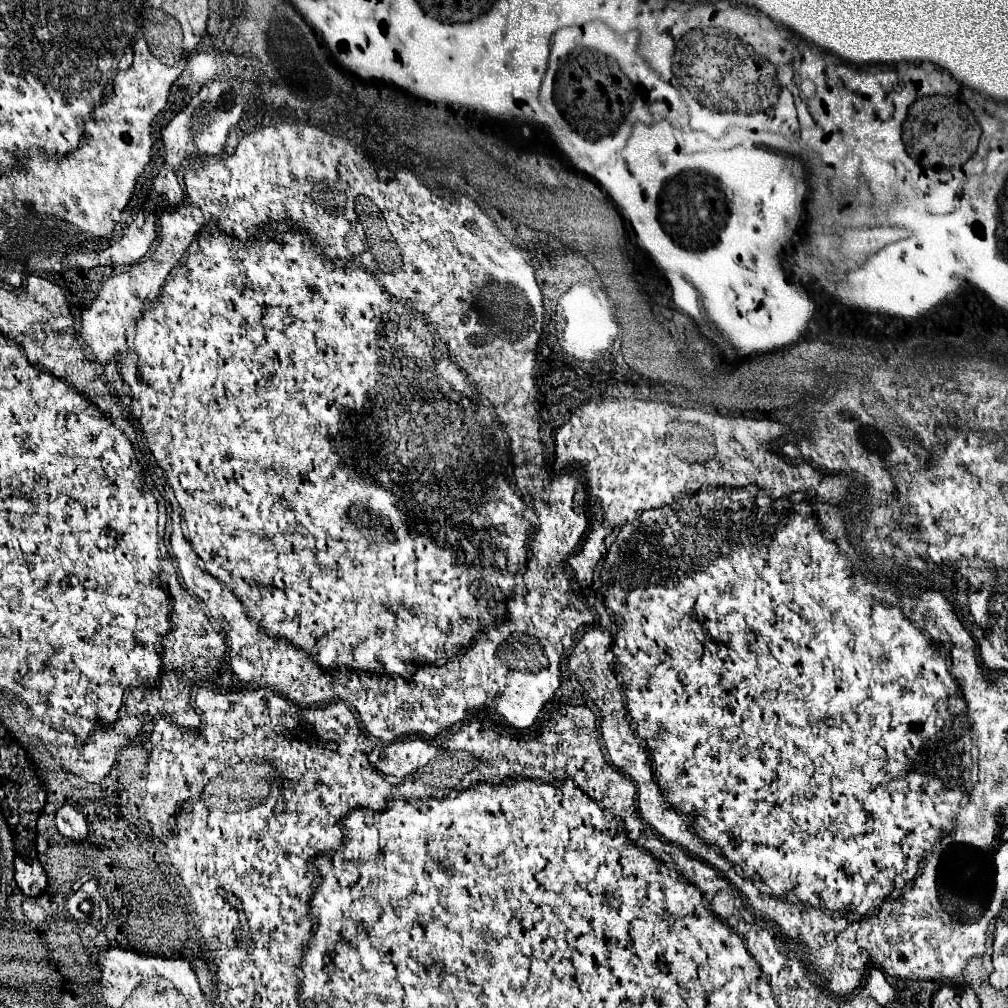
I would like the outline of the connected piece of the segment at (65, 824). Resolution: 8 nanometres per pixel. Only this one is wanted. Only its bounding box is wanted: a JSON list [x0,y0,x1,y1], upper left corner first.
[56,804,88,842]

